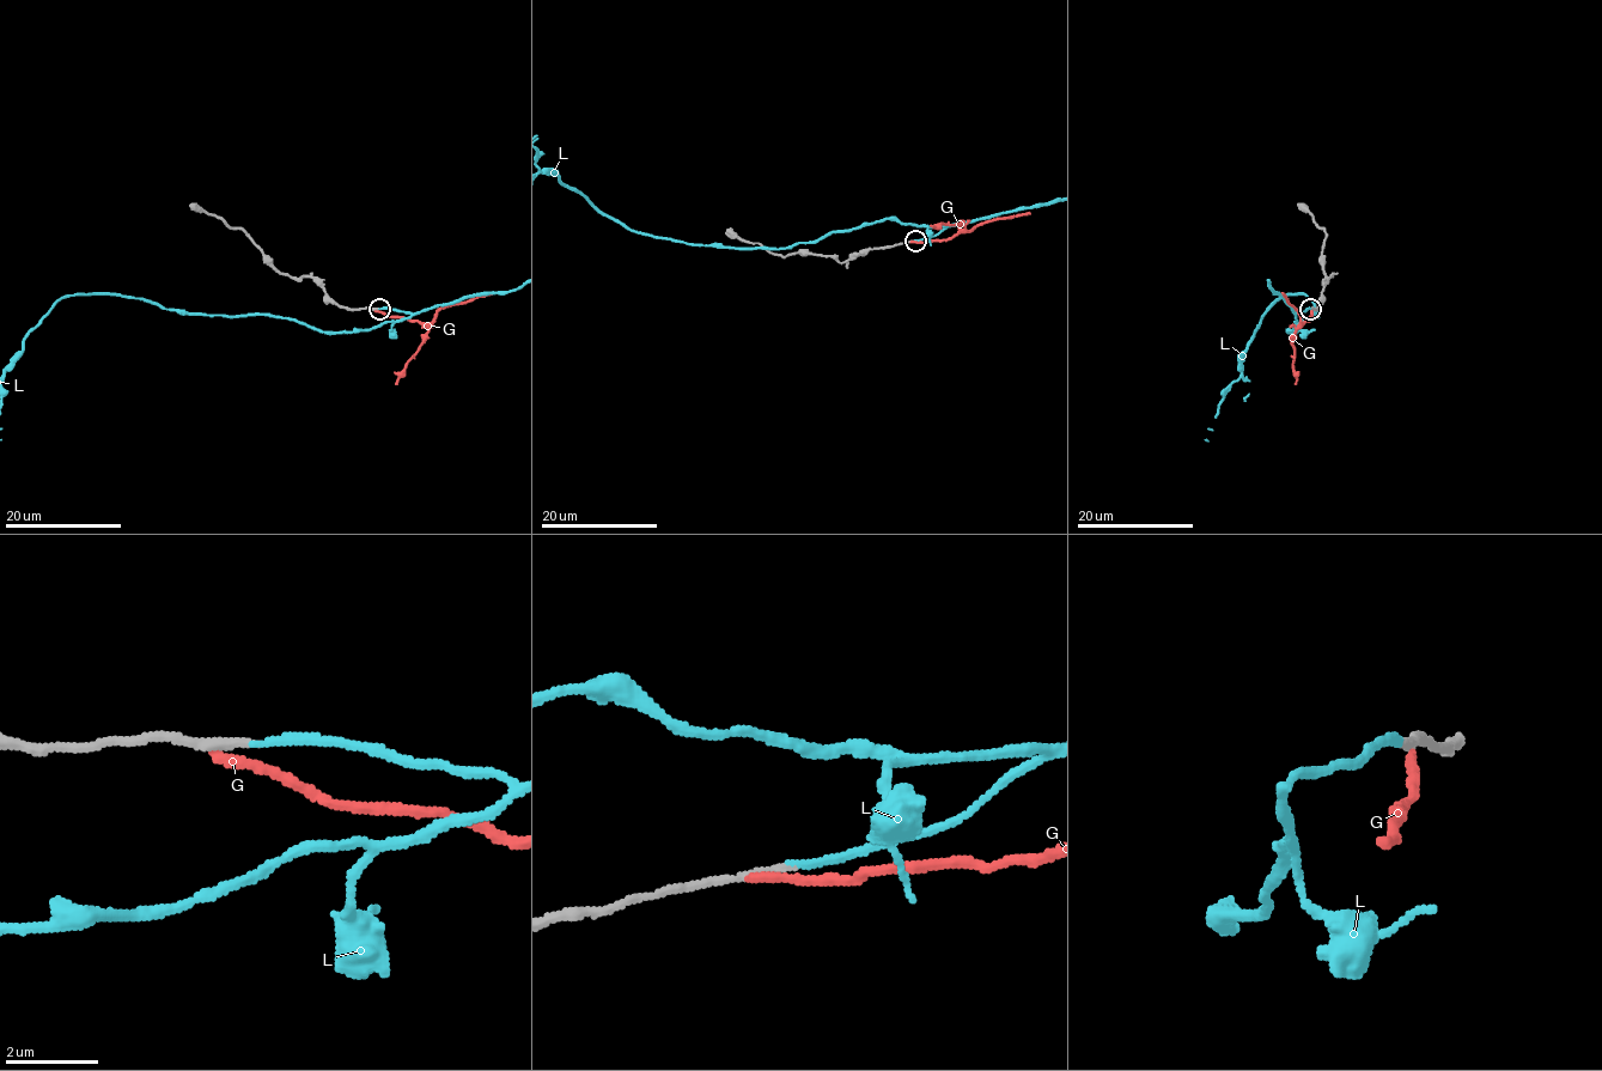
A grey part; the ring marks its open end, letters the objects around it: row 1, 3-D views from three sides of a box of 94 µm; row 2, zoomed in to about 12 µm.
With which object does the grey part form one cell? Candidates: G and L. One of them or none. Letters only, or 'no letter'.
L

